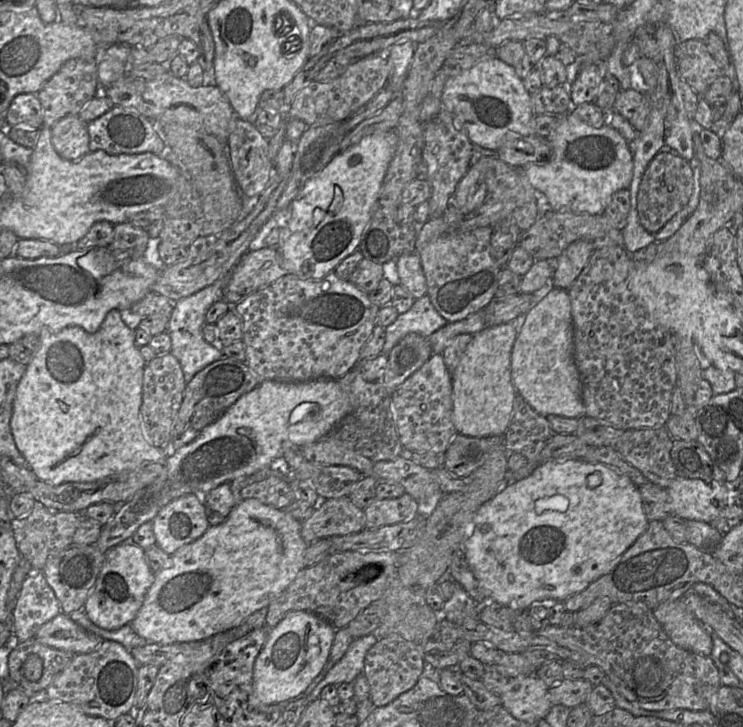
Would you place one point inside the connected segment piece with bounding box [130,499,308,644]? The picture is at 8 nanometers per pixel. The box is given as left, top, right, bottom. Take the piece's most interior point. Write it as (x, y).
(213, 584)

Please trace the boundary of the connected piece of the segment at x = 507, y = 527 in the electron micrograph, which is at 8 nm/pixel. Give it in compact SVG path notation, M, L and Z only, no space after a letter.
M583 459L548 460L537 465L527 478L504 489L494 498L484 503L473 519L473 532L464 542L467 561L473 569L483 595L489 602L494 602L512 610L528 609L535 602L565 601L567 598L585 590L592 582L608 572L608 568L643 534L649 524L638 487L626 476L607 465L587 462Z

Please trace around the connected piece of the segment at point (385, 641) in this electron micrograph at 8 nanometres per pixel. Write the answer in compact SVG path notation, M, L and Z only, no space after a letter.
M391 634L378 640L367 652L363 674L370 685L370 699L375 707L388 705L416 685L425 668L424 646Z

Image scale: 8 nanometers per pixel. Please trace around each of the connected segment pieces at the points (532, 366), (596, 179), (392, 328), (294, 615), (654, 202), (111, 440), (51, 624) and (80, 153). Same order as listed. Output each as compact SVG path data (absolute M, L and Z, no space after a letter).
M553 288L525 314L511 353L511 376L517 394L541 416L585 415L582 382L574 358L574 327L568 291Z
M569 112L560 118L559 125L547 139L551 144L550 157L527 164L520 170L529 183L547 197L552 210L575 214L602 214L615 192L629 188L633 176L632 153L623 136L609 124L595 128Z
M427 295L416 299L412 307L385 328L385 343L381 354L388 356L391 349L406 335L416 333L428 338L448 322L439 315Z
M290 611L273 628L256 658L253 670L255 696L266 705L283 705L304 697L304 692L327 663L336 629L315 613Z
M659 152L647 166L637 195L640 224L650 233L657 233L688 203L693 192L693 171L689 163L675 153Z
M111 310L105 317L100 329L96 333L88 333L79 326L69 326L59 332L42 330L39 336L39 348L31 362L26 366L25 373L20 379L11 418L11 431L15 445L29 464L29 468L38 480L52 485L60 485L66 482L92 482L115 474L133 471L143 462L164 462L175 450L162 449L152 444L144 434L144 425L141 416L142 386L144 368L146 362L141 355L140 347L135 342L136 327L130 327L122 319L122 312Z
M63 612L43 624L34 638L44 645L73 654L92 652L104 641L86 631Z
M68 115L52 128L52 143L64 159L77 161L90 152L90 136L87 123L79 115Z

